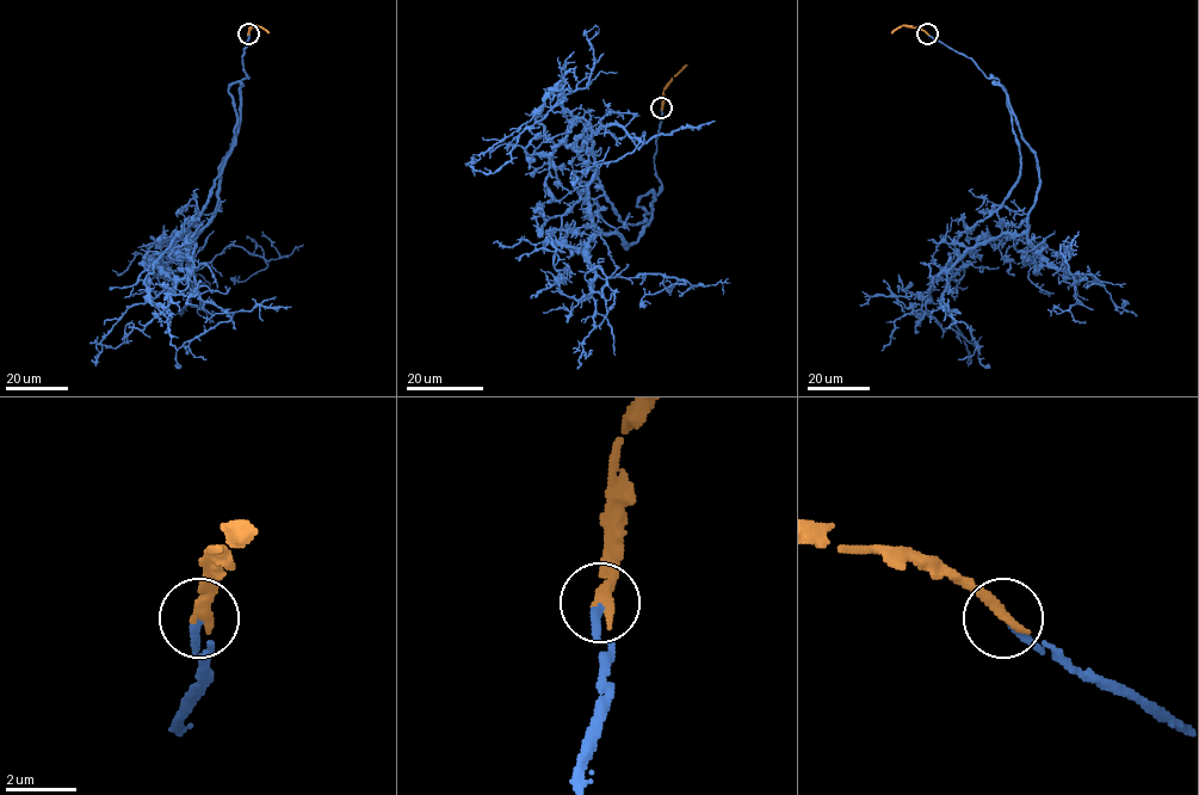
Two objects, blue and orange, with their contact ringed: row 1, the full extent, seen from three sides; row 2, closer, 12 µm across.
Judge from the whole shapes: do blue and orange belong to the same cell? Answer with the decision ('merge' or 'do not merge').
merge

